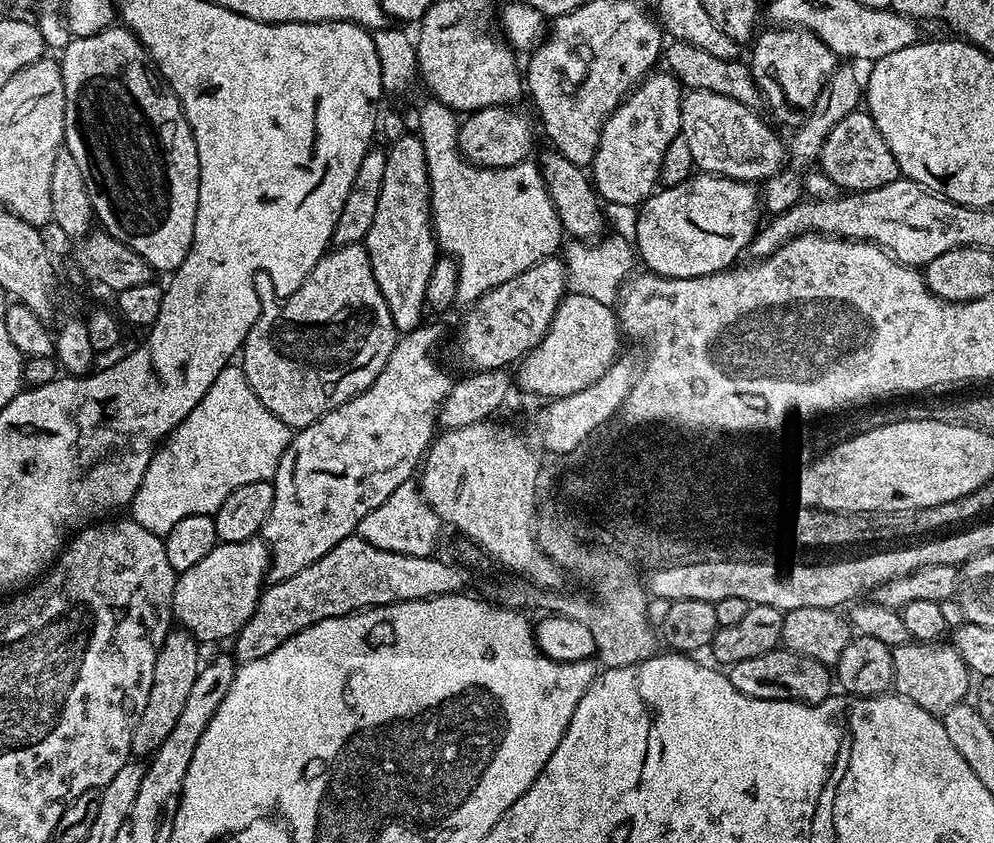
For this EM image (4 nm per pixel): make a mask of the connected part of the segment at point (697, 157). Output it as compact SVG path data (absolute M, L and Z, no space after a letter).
M691 89L681 97L680 103L680 131L681 136L689 143L690 154L694 157L696 168L704 174L730 177L731 180L746 181L748 183L764 182L783 169L786 162L786 146L777 134L757 115L753 108L738 102L736 99L726 98L725 95L714 91Z

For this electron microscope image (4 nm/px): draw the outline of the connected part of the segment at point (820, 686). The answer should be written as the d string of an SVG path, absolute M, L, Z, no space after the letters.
M787 650L758 654L758 658L746 658L746 662L731 665L726 675L734 686L734 690L750 698L796 700L799 704L821 704L834 692L834 676L829 665Z

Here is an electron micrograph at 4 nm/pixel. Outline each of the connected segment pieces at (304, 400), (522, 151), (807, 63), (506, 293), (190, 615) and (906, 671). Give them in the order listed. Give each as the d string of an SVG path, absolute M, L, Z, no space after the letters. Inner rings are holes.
M363 243L333 247L317 262L314 270L310 270L302 286L298 286L294 294L283 297L281 304L284 305L281 306L280 313L272 321L267 318L257 320L244 339L242 367L254 394L258 394L262 403L289 428L299 430L310 426L331 408L345 404L351 396L370 387L374 378L378 378L378 374L386 366L396 345L398 333L394 318L390 318L390 306L386 306L386 298L382 298L378 282L374 282L370 254ZM283 384L288 392L295 388L300 392L308 392L313 388L312 396L296 396L291 400L284 396Z
M499 104L467 113L456 129L456 147L461 156L480 168L509 168L525 163L532 152L532 124L527 114L518 109Z
M768 26L759 36L760 33L755 37L756 49L752 52L752 60L750 59L756 87L760 89L763 103L768 103L768 108L778 123L796 126L817 105L819 92L838 67L838 58L829 48L817 46L816 36L804 28ZM792 44L797 44L800 48L792 48Z
M559 255L547 256L545 260L539 260L534 266L530 266L522 274L510 278L510 282L502 282L494 290L490 290L482 298L478 298L467 309L464 316L464 325L456 336L456 352L460 360L472 370L482 368L507 369L508 364L515 365L524 359L530 350L542 342L542 338L550 330L550 322L558 310L558 306L564 300L568 287L568 275L564 269L563 259Z
M260 538L230 542L210 550L202 562L176 577L172 595L175 623L200 642L231 641L246 626L250 614L254 614L260 593L266 587L269 563L268 545Z
M905 642L892 648L895 691L927 712L943 714L965 699L970 671L958 650L946 642Z

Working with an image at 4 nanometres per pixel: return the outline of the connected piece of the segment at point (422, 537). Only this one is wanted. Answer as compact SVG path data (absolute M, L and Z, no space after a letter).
M415 479L402 482L381 506L366 514L359 523L356 534L361 540L369 542L380 550L390 550L391 553L410 554L412 557L426 557L437 550L442 529L442 521L433 508L425 501L420 492L419 483Z

